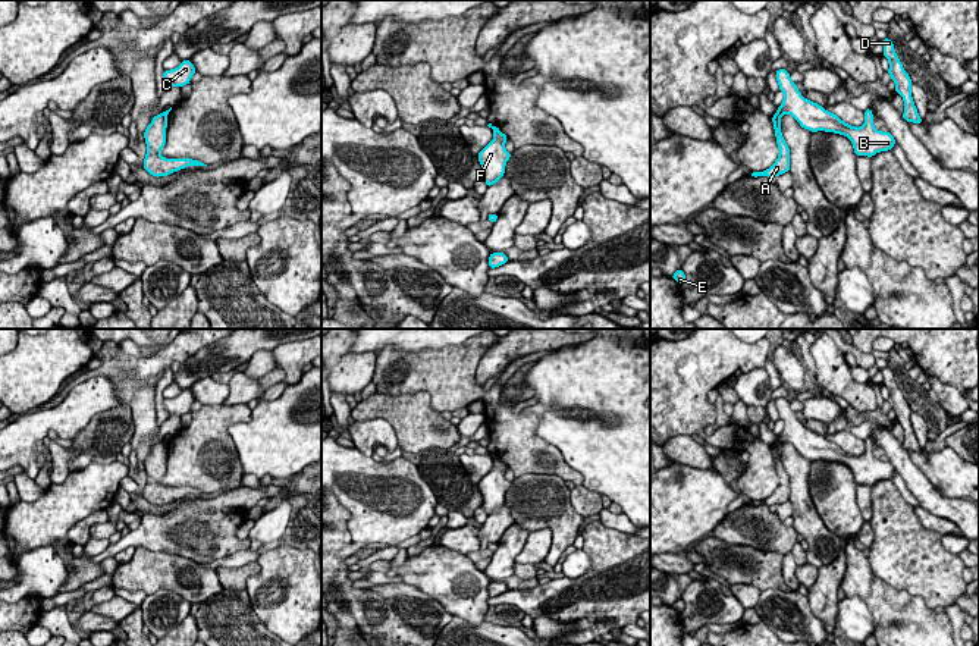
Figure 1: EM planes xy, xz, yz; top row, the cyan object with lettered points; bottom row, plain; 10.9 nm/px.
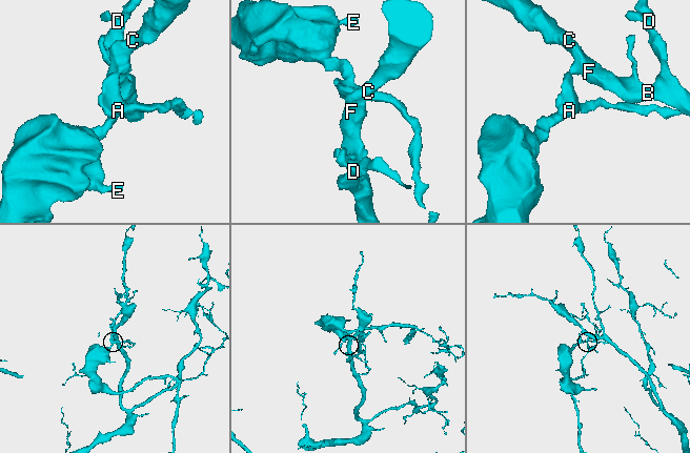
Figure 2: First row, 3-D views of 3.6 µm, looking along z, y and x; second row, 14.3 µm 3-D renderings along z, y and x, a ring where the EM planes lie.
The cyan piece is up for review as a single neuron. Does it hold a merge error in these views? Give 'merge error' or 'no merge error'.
merge error

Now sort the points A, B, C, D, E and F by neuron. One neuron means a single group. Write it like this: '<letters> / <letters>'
A E / B C D F

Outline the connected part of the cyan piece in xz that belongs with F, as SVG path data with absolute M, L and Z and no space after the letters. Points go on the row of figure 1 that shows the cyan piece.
M493 126L493 135L493 141L478 153L478 162L483 167L481 179L487 186L492 186L505 175L505 164L511 157L511 153L505 150L508 137L498 126Z

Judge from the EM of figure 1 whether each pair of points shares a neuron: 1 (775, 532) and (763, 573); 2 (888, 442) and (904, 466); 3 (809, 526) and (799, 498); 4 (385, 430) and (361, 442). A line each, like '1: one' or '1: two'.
1: two
2: one
3: one
4: one

